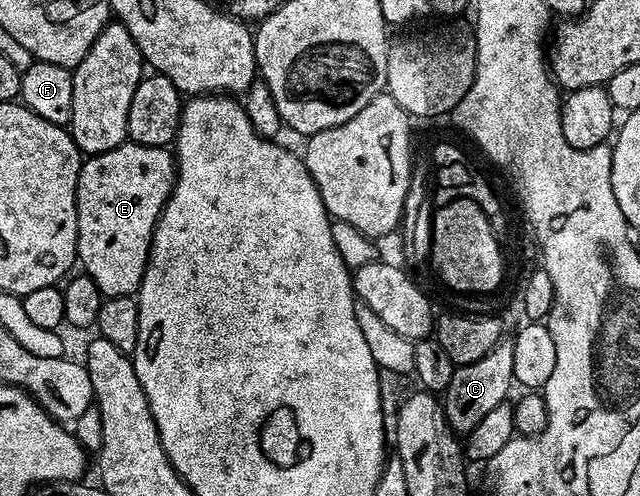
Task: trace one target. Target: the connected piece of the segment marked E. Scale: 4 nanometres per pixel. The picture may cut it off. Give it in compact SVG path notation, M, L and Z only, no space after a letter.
M124 142L98 156L82 161L77 182L77 253L82 271L93 278L104 297L130 296L138 293L145 274L147 256L151 252L151 235L163 213L175 185L175 157L170 147L154 148L144 144Z

